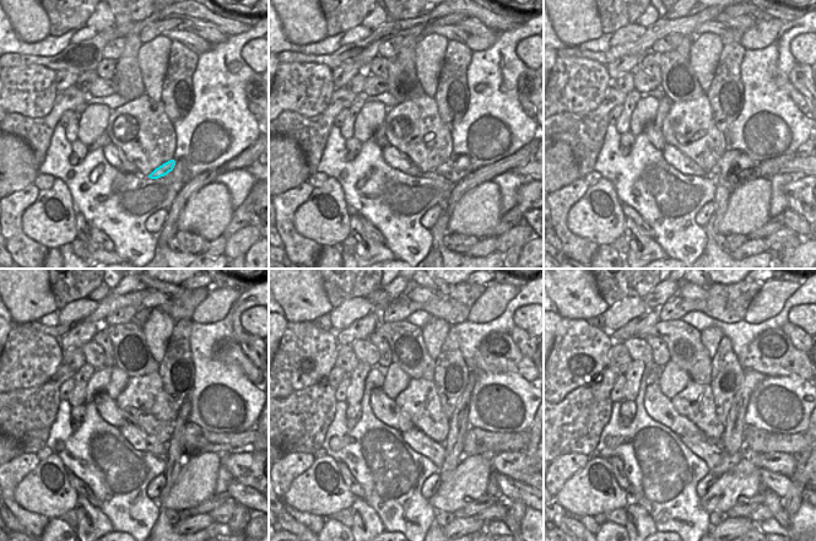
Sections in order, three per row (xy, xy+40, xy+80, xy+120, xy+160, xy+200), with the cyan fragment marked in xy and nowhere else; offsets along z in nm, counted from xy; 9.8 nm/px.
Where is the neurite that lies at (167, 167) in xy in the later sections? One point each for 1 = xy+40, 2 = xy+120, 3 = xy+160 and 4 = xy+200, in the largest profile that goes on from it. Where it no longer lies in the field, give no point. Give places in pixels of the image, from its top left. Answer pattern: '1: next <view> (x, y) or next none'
1: next xy+40 (443, 169)
2: next xy+120 (194, 443)
3: next xy+160 (471, 445)
4: next xy+200 (789, 443)

